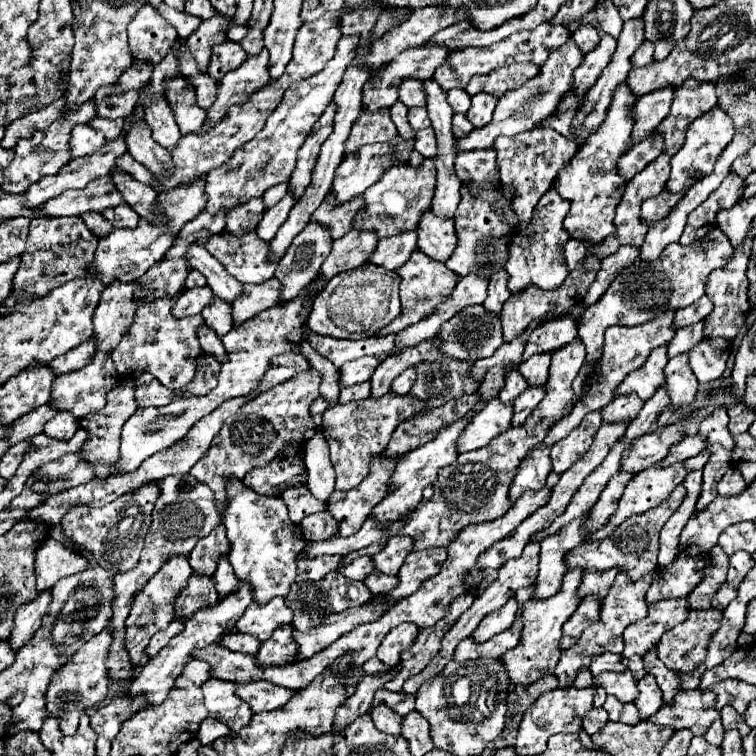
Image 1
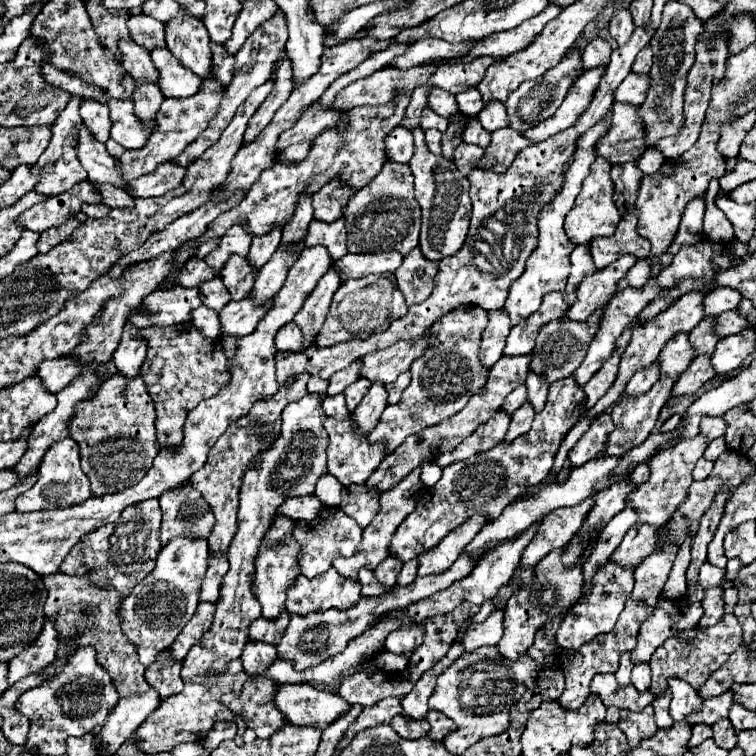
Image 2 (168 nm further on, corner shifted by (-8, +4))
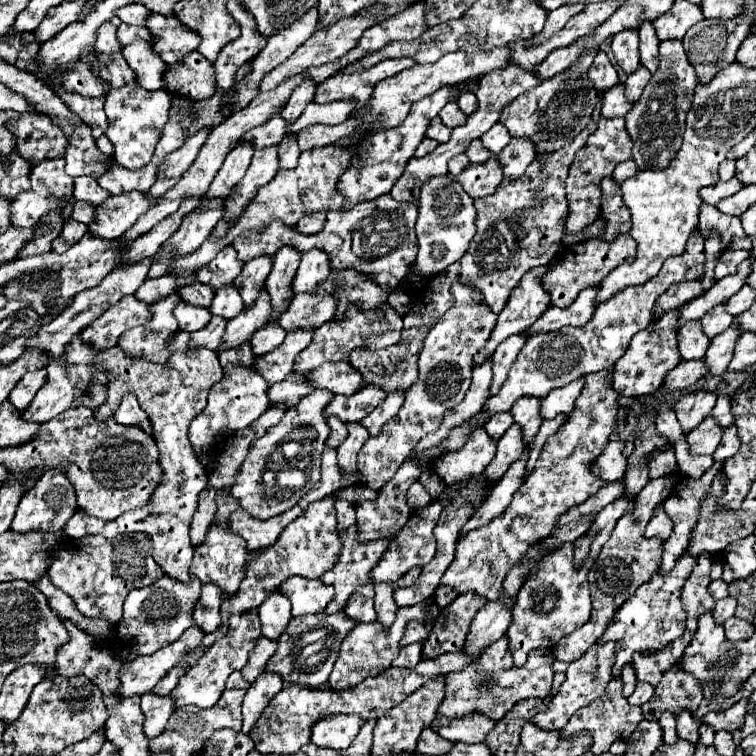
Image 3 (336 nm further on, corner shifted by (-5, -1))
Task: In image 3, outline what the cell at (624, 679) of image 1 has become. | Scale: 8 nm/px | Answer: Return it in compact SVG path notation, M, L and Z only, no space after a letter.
M619 676L613 678L607 684L602 697L598 697L596 701L592 701L592 705L576 711L570 717L568 725L562 729L562 737L568 739L574 733L588 731L592 735L592 747L590 747L590 751L594 755L602 755L602 753L606 753L610 749L610 745L614 741L624 741L626 737L630 737L636 731L636 725L640 723L640 719L644 719L644 717L642 717L642 709L640 707L632 707L628 703L628 699L624 699L622 686L622 680Z

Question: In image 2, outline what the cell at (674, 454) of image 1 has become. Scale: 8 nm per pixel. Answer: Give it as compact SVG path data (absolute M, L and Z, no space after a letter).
M707 418L701 422L701 434L707 436L709 442L723 436L723 432L725 432L725 420L723 418Z

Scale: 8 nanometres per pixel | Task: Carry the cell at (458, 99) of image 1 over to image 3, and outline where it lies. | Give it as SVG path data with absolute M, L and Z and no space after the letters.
M462 93L460 99L458 99L458 105L466 115L472 115L476 111L476 105L478 105L476 95L474 93Z

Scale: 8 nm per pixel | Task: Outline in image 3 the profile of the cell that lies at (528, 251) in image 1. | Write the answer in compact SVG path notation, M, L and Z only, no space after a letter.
M548 267L530 269L520 285L512 291L508 305L496 317L496 325L492 329L492 337L486 341L484 349L476 353L476 365L482 365L486 359L492 357L496 347L510 335L526 331L542 313L548 309L550 299L548 293L540 285L540 277L548 271Z

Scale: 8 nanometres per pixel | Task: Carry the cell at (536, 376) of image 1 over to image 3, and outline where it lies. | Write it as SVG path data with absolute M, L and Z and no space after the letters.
M522 397L520 401L514 403L514 407L510 409L514 423L520 425L522 429L522 437L524 437L524 445L528 445L532 441L532 437L536 437L542 419L540 419L540 399L536 397Z

